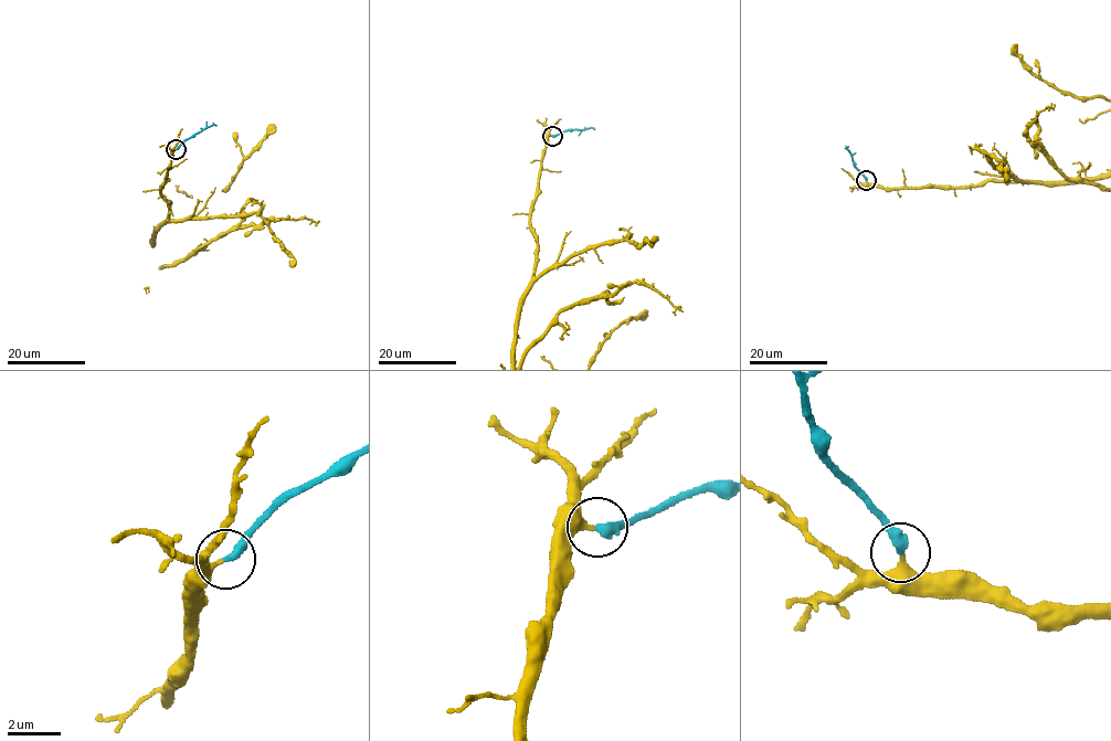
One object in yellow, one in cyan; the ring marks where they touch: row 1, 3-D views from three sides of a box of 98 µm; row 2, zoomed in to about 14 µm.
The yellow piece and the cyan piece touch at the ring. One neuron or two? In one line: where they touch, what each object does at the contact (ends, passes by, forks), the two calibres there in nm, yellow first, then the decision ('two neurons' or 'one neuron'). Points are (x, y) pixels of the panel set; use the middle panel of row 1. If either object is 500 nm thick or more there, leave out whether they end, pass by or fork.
at (552, 136); yellow ends there; cyan ends there; 360 nm thick on the yellow side, 360 nm on the other; one neuron

